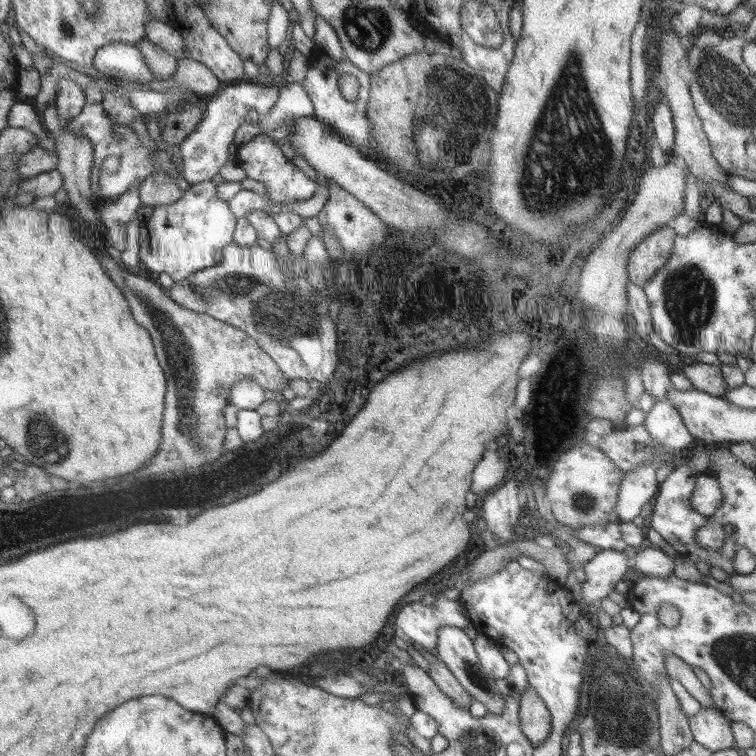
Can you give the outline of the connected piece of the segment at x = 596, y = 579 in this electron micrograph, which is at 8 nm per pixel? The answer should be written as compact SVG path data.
M600 550L590 562L583 566L586 581L582 583L583 608L599 605L607 598L626 572L632 572L631 562L625 552Z

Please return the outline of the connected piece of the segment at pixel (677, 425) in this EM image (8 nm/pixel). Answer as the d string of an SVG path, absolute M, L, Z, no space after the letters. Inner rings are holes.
M668 400L657 402L652 407L646 415L644 426L664 451L680 452L694 440L680 412Z

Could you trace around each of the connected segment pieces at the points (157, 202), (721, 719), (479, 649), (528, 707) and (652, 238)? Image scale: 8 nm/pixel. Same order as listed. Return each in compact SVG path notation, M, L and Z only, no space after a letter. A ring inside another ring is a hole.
M166 172L152 174L140 184L139 198L142 205L164 206L172 204L184 194L176 181L168 178Z
M714 706L700 709L688 720L694 741L708 750L716 752L736 746L734 730L728 718Z
M478 633L474 646L482 666L493 679L503 679L510 674L510 664L500 652L500 645L489 636Z
M529 685L518 698L518 706L520 728L524 736L532 742L534 748L542 746L554 731L551 711L544 704L543 698Z
M666 224L642 239L642 242L634 247L634 252L630 253L630 257L628 257L629 281L640 286L644 286L646 282L651 282L652 278L655 278L656 274L659 274L660 270L667 266L668 259L671 258L672 251L675 250L676 235L675 229Z

